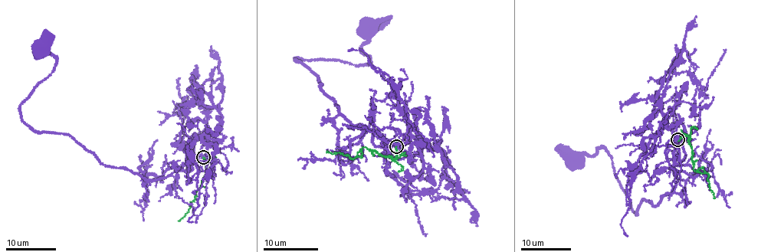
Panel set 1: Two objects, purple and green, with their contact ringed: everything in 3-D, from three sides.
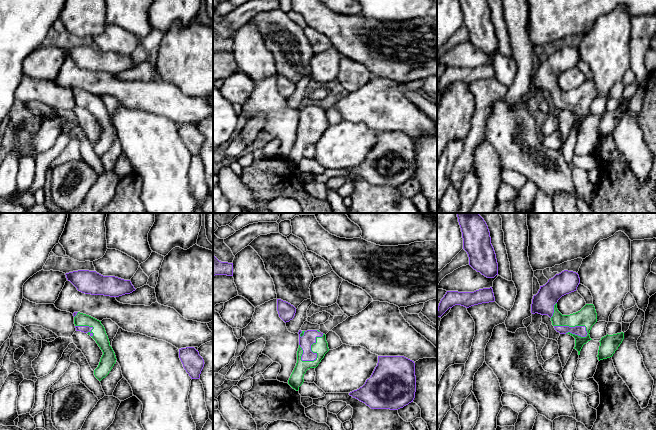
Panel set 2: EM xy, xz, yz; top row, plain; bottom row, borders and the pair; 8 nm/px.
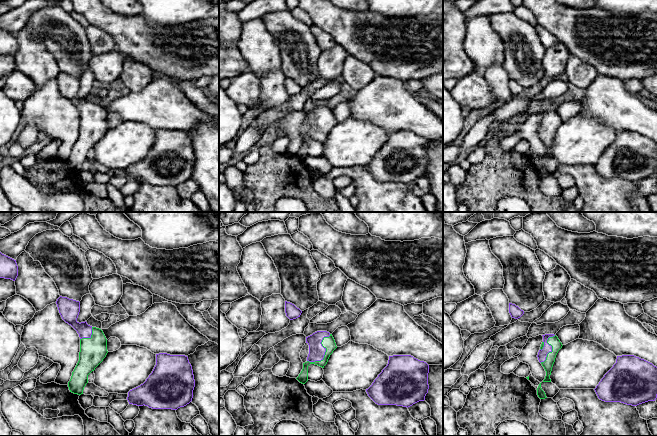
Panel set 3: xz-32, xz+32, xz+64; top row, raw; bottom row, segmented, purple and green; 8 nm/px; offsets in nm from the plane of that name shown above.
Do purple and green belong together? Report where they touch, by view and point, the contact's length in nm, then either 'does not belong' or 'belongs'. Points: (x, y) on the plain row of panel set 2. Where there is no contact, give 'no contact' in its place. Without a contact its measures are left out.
xz (312, 128) | 280 nm | belongs

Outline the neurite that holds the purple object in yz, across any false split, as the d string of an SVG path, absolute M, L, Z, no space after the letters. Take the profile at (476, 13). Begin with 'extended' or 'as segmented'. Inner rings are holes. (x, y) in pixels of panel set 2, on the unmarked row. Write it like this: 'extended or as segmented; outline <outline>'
as segmented; outline M487 0L459 1L469 41L485 53L494 54L498 51L498 39Z

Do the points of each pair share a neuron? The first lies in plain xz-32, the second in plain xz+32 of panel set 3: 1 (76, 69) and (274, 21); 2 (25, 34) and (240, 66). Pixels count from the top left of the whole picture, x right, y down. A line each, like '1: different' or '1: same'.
1: same
2: different

